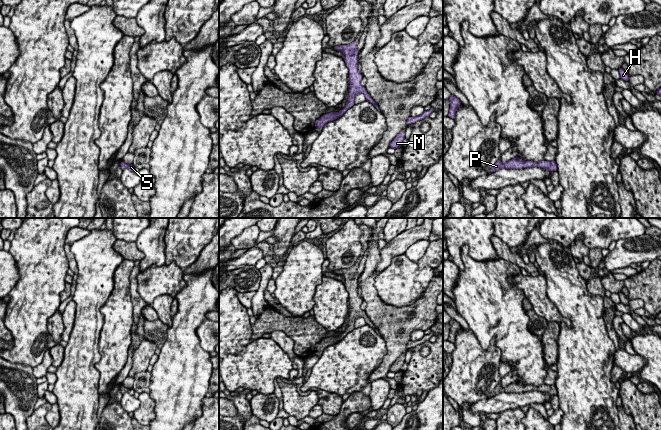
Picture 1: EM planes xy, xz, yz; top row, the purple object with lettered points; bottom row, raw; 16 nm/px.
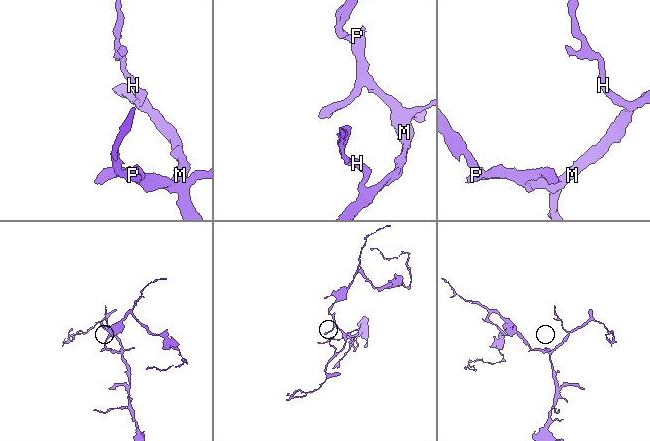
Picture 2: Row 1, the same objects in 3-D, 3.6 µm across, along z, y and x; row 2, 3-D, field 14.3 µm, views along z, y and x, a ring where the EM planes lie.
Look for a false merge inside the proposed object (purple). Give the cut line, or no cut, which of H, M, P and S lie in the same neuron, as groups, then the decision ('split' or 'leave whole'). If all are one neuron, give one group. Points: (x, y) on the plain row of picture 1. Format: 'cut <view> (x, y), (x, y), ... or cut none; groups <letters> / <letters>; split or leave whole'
cut none; groups H M P S; leave whole

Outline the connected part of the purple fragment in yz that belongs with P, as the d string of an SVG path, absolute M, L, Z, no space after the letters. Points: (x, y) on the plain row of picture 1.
M515 381L506 387L502 387L501 384L499 383L494 390L490 393L490 396L495 396L498 395L502 392L505 393L521 393L521 392L528 392L528 391L539 391L543 393L548 393L550 395L557 395L557 388L556 386L553 385L540 385L538 387L533 386L533 385L524 385L520 383L519 381Z

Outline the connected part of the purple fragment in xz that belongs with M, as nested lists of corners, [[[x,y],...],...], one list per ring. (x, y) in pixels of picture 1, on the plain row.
[[[401,355],[394,364],[390,367],[390,371],[394,373],[401,372],[402,366],[405,363],[405,358],[403,355]]]

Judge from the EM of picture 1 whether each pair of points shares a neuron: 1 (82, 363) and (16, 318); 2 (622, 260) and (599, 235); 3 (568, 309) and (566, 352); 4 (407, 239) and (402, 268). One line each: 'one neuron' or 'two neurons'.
1: two neurons
2: two neurons
3: one neuron
4: two neurons

